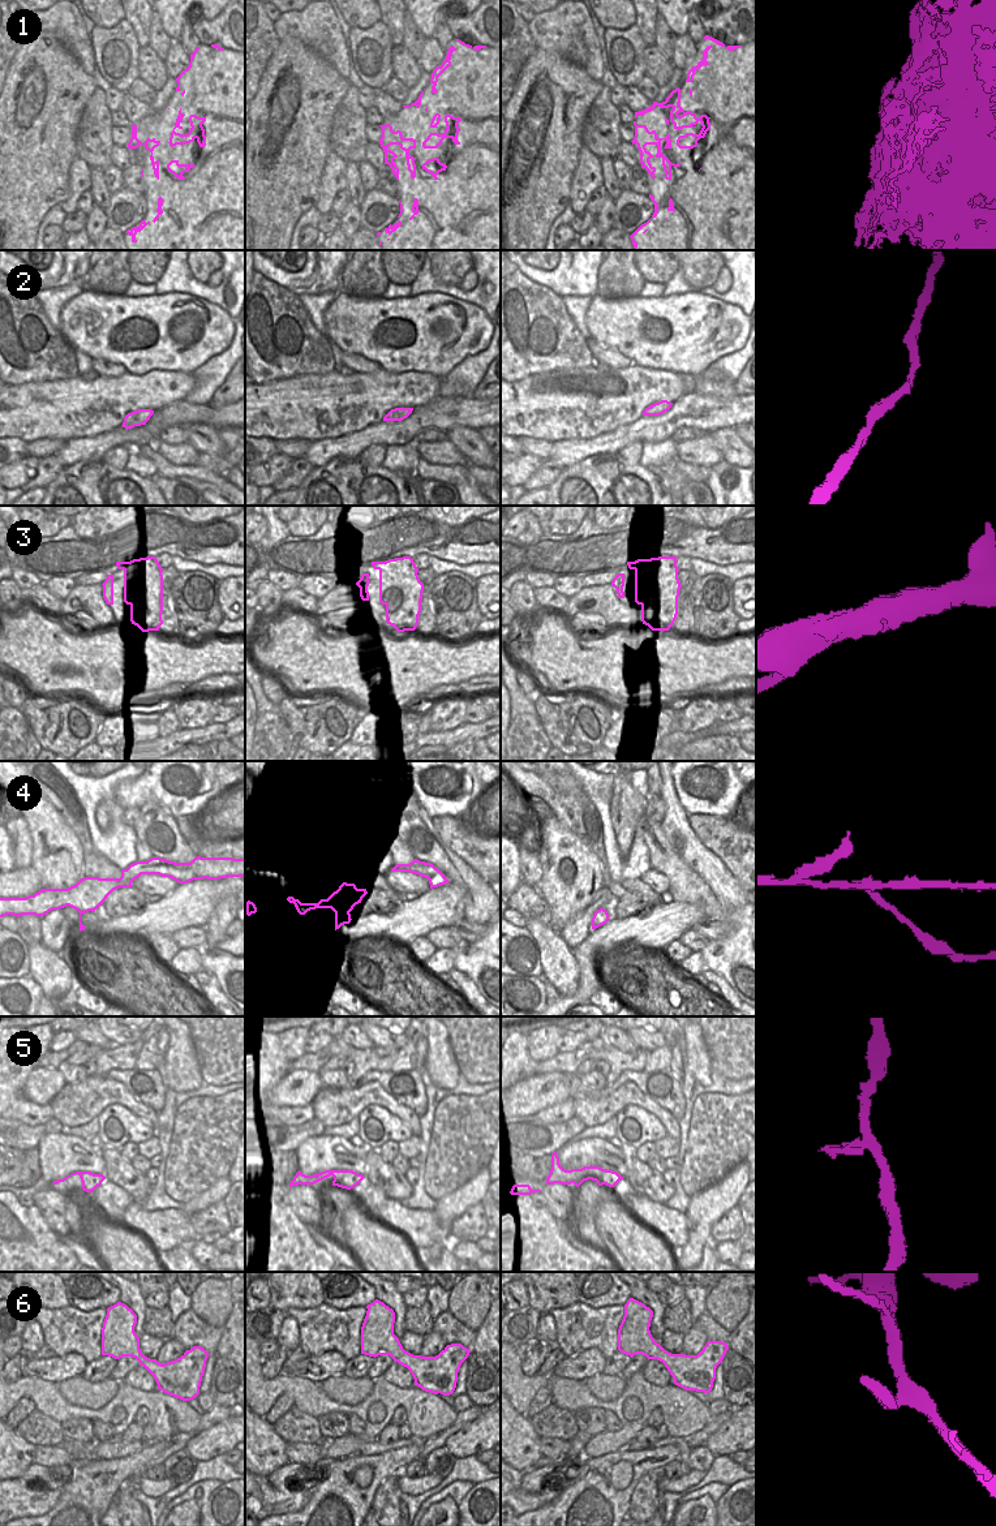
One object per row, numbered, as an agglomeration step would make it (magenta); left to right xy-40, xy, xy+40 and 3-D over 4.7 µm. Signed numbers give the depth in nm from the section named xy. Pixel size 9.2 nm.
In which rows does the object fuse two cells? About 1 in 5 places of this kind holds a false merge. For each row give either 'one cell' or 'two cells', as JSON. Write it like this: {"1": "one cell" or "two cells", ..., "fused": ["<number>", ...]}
{"1": "one cell", "2": "one cell", "3": "one cell", "4": "two cells", "5": "one cell", "6": "one cell", "fused": ["4"]}

